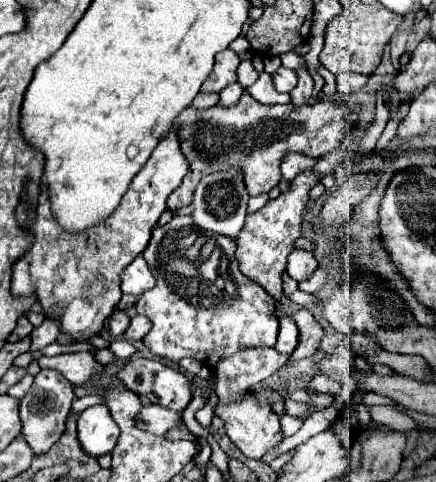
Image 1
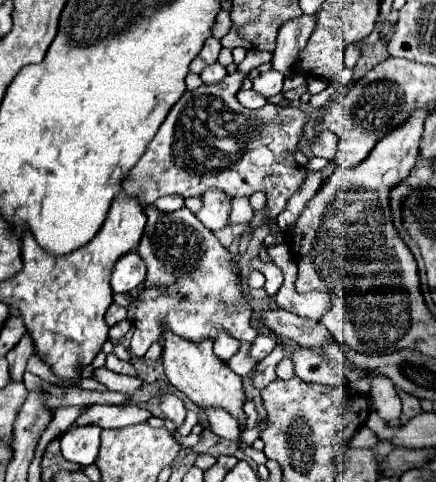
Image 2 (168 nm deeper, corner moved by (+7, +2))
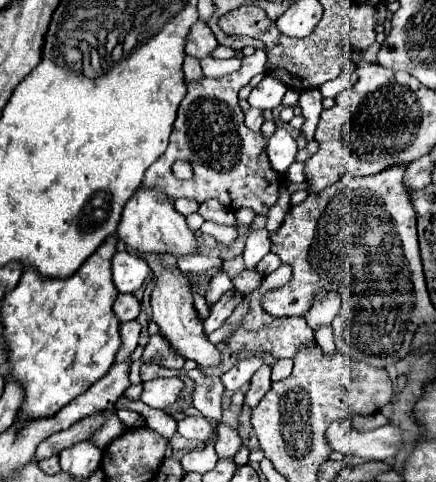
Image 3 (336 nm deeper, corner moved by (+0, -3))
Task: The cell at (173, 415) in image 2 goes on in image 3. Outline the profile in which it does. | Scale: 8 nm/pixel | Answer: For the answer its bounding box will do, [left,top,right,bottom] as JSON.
[179,418,213,440]

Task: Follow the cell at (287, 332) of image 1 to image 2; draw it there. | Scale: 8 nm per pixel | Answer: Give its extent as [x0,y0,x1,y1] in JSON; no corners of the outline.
[248,335,276,363]

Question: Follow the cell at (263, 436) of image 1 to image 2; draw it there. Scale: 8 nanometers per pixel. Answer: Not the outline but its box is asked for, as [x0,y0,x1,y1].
[162,327,246,423]

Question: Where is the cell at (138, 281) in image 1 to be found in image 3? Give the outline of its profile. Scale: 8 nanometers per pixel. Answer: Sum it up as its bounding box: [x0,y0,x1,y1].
[113,250,151,292]

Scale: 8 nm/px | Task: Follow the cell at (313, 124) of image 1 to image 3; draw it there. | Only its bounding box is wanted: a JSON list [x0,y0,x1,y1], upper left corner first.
[141,50,285,216]

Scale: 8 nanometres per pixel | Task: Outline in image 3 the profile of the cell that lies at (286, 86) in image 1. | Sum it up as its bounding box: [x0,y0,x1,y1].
[249,76,287,110]

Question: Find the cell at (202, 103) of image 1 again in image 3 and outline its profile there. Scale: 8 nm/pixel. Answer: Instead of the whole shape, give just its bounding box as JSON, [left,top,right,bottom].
[183,56,203,82]

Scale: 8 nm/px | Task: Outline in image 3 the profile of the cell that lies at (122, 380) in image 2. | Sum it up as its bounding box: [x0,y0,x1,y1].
[141,378,183,410]

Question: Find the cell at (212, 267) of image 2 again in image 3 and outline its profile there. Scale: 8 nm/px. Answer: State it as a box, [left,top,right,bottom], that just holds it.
[117,188,199,260]

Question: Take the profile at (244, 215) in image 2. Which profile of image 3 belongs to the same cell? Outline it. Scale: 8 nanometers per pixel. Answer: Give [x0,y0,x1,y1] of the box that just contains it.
[201,222,237,244]

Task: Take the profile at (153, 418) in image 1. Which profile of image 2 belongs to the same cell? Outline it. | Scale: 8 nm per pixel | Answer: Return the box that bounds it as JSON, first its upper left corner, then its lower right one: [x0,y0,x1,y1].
[70,405,150,429]

